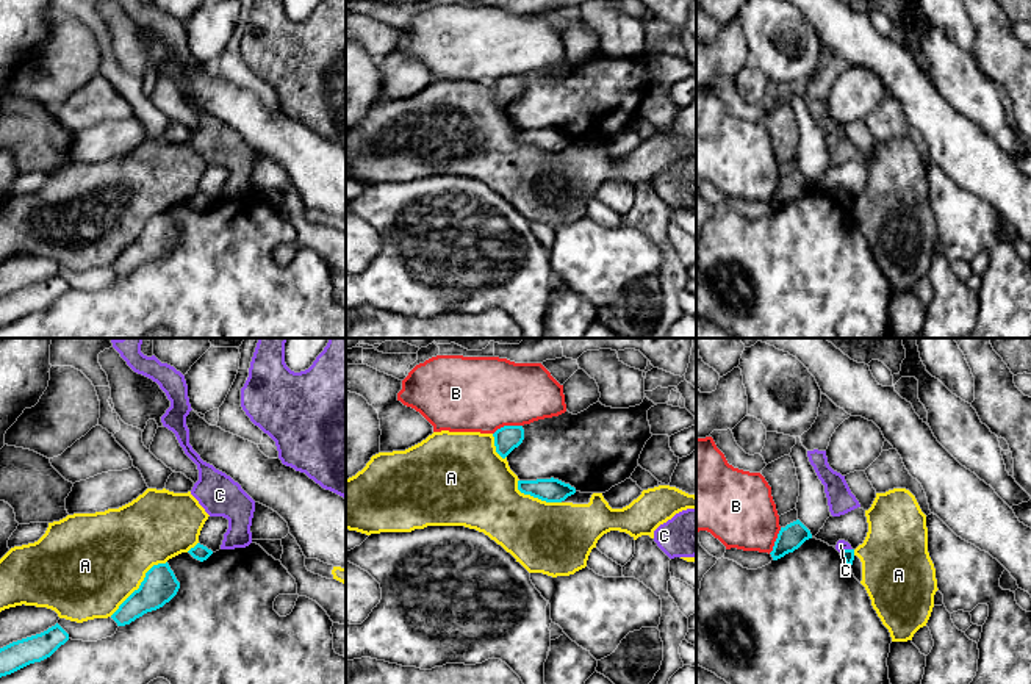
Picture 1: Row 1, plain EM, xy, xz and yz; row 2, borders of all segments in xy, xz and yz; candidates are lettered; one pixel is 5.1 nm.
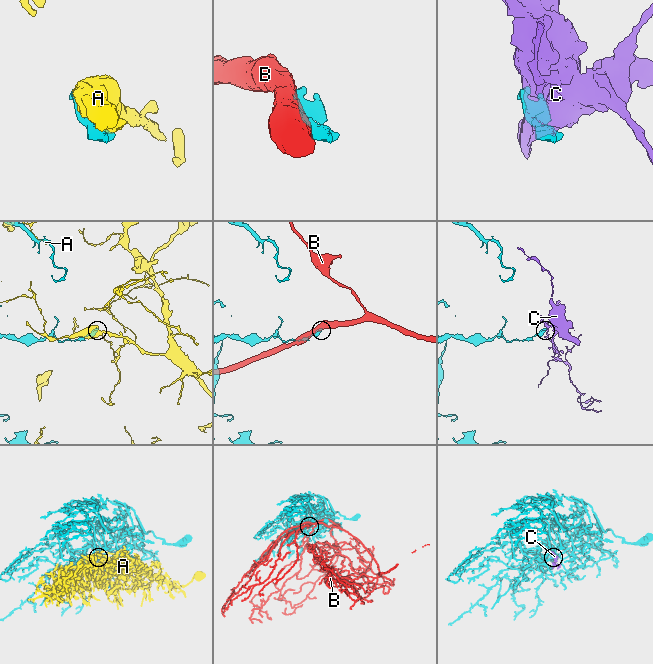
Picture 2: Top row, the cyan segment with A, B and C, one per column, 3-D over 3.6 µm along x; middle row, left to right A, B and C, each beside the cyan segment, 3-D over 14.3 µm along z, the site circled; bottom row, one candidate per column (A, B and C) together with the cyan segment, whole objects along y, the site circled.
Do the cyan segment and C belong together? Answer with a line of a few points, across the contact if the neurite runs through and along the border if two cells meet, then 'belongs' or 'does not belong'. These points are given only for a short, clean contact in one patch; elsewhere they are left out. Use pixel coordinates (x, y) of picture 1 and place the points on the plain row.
line yz (851, 198), (839, 201); does not belong

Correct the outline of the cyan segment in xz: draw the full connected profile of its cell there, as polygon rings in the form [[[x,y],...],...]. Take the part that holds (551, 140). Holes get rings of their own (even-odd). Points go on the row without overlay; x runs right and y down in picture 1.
[[[559,128],[518,130],[518,139],[546,152],[562,152],[576,142],[576,138]]]

